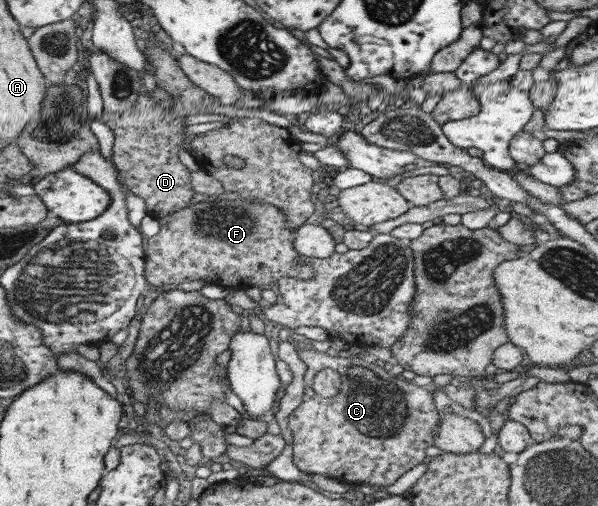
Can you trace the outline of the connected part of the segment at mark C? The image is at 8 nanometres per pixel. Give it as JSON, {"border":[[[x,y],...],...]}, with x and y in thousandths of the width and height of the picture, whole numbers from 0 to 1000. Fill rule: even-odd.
{"border":[[[497,682],[497,688],[498,702],[512,725],[507,737],[508,792],[482,824],[482,842],[492,870],[490,913],[502,931],[518,937],[535,935],[574,953],[612,955],[642,966],[711,909],[712,887],[726,881],[722,846],[734,834],[734,814],[724,792],[726,779],[691,755],[679,753],[674,745],[656,741],[625,709],[552,704],[545,696],[512,690],[507,682]],[[545,727],[557,729],[570,741],[574,765],[562,785],[542,787],[523,773],[525,743]]]}

